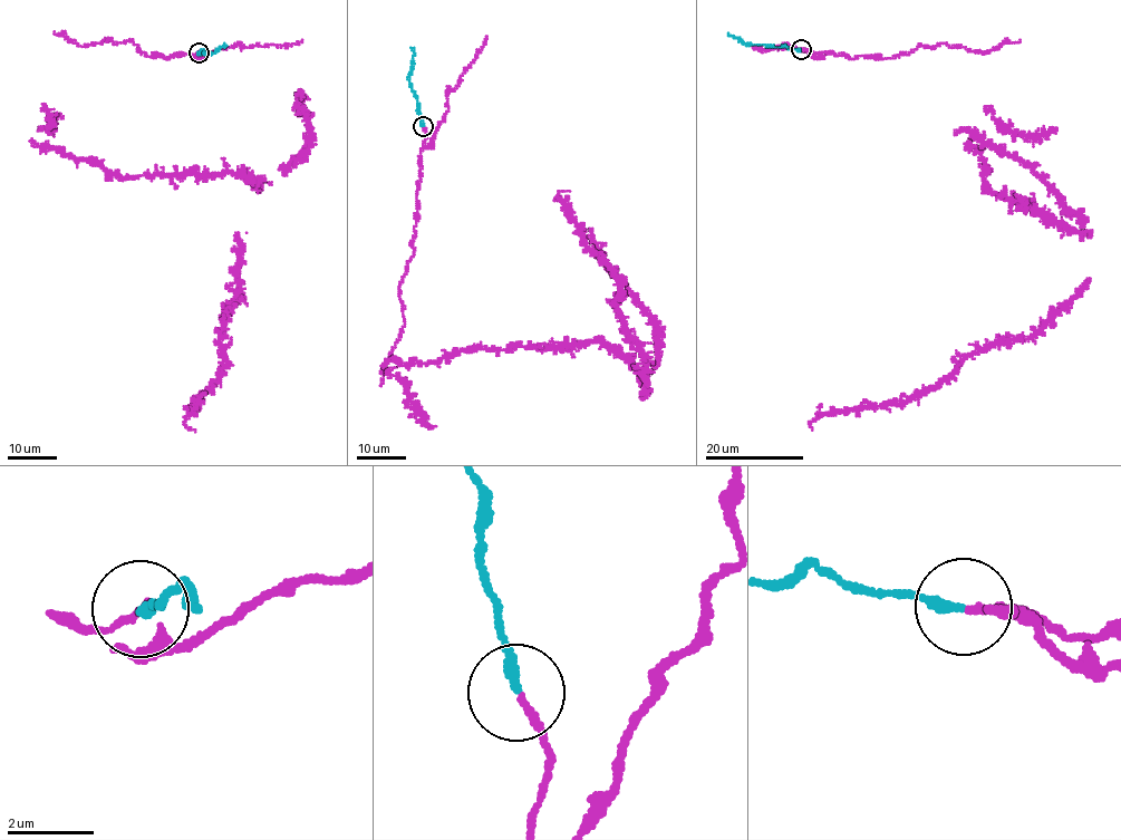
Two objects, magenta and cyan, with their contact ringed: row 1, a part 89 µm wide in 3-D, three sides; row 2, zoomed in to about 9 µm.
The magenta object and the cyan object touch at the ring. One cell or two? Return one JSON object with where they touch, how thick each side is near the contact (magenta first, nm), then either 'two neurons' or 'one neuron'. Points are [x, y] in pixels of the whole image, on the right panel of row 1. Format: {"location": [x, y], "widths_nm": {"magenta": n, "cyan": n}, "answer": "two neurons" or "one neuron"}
{"location": [801, 49], "widths_nm": {"magenta": 190, "cyan": 240}, "answer": "one neuron"}

